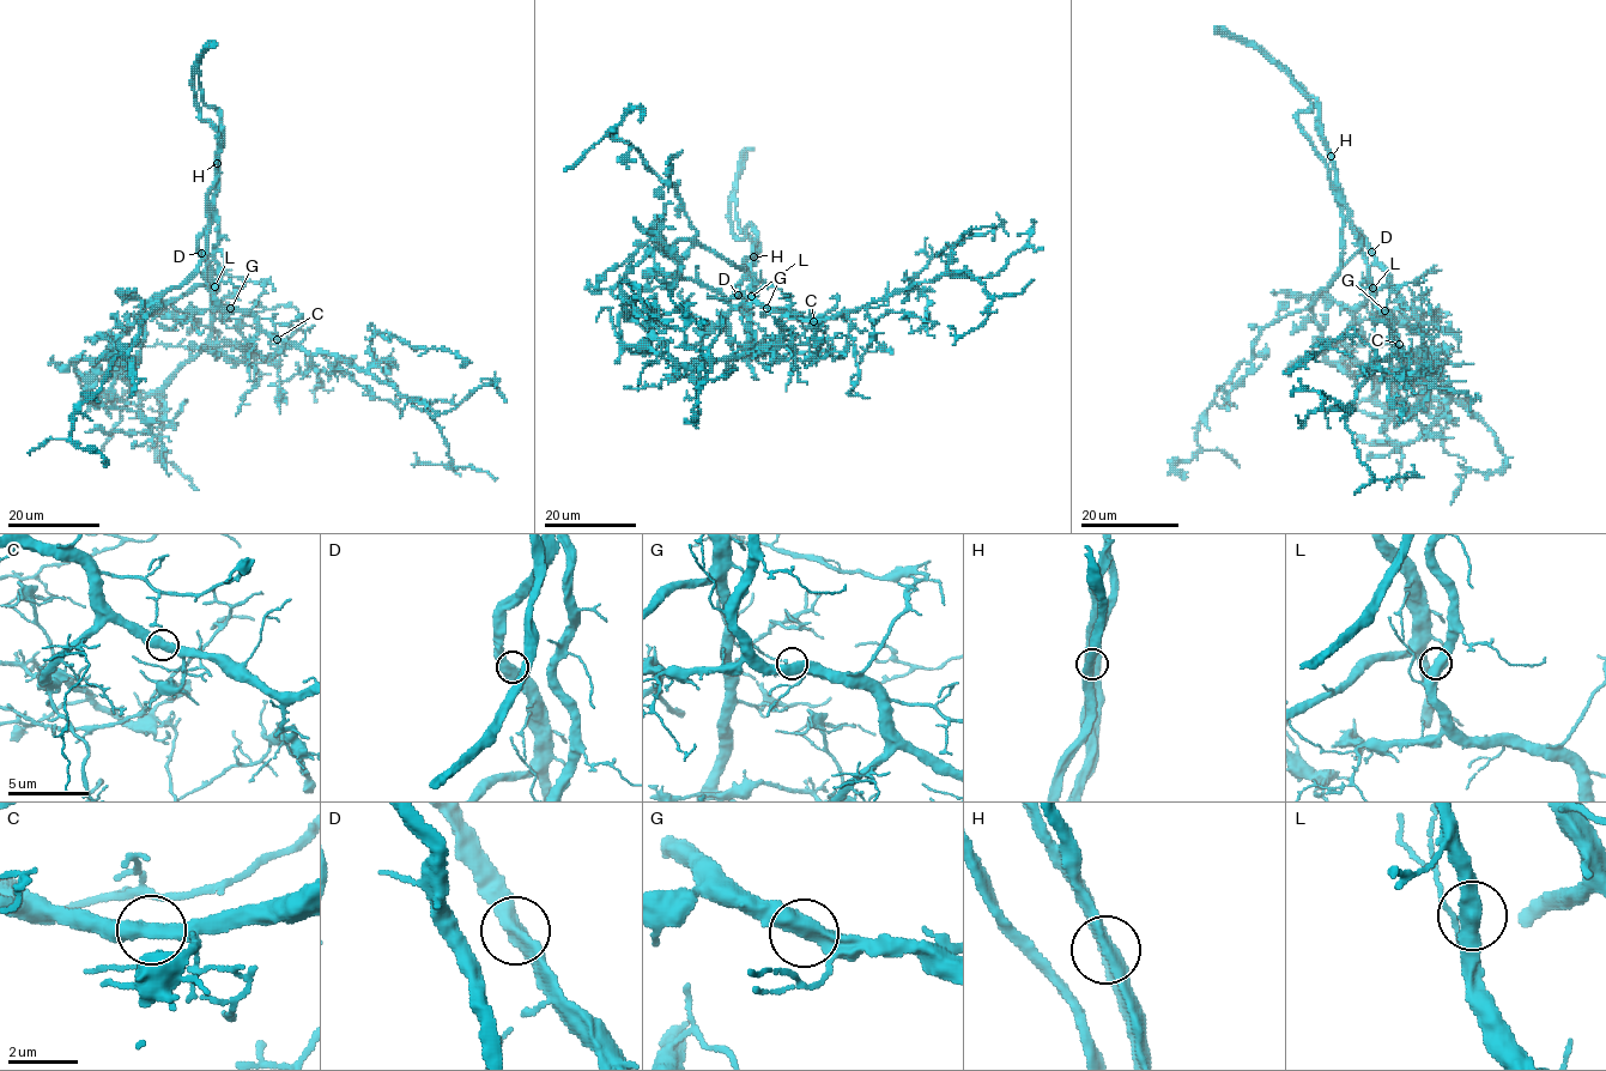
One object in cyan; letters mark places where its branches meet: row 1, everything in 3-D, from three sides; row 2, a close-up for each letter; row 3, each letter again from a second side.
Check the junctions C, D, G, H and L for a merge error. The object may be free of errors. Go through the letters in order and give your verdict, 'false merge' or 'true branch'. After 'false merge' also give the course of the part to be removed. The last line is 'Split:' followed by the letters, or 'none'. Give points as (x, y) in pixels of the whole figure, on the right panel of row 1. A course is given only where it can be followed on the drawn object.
C: true branch
D: true branch
G: true branch
H: false merge; foreign part runs (1331, 156), (1373, 301), (1398, 336), (1358, 388), (1345, 423), (1376, 480), (1414, 475), (1406, 480)
L: true branch
Split: H

